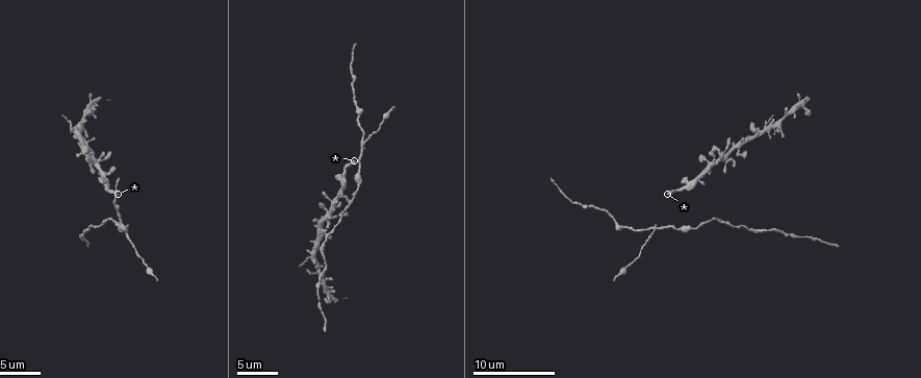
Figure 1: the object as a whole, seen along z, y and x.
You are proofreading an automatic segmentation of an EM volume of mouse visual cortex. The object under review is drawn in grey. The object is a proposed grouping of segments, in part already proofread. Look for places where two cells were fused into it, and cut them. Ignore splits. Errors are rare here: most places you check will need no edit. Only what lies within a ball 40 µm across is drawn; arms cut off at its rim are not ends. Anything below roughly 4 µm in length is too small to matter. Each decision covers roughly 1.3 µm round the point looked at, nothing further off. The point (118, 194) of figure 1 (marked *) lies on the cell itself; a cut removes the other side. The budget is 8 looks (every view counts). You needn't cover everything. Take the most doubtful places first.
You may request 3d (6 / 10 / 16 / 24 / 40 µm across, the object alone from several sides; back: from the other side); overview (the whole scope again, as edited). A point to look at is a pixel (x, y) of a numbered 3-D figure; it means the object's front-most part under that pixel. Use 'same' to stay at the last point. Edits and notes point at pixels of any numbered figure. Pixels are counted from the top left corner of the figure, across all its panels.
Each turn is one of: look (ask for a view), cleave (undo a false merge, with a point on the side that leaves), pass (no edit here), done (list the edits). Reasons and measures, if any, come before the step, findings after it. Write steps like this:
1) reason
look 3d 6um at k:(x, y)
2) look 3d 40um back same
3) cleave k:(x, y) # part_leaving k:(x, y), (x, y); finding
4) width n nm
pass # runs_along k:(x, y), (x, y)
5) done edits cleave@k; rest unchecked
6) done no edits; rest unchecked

side arm on a straight run
look 3d 6um at 1:(654, 230)

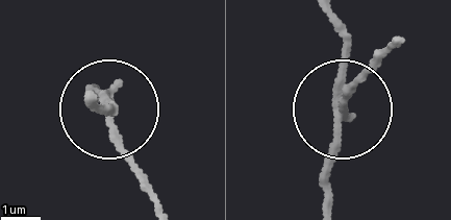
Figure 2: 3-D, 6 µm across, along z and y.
width 190 nm
cleave 2:(121, 145) # part_leaving 2:(108, 96), (113, 143), (155, 202); two cells meet here

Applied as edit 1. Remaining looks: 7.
calibre changes
look 3d 6um at 1:(359, 190)

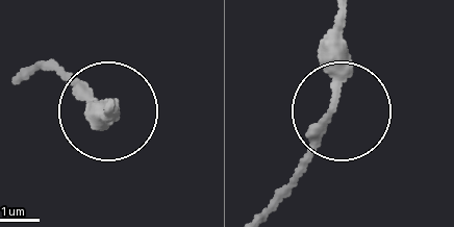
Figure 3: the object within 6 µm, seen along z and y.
width 200 nm
pass # continuous, no second cell

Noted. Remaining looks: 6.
side arm on a straight run
look 3d 10um at 1:(785, 116)

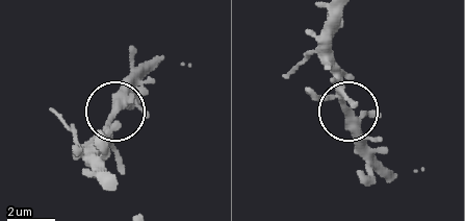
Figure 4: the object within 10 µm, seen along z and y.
pass # runs_along 4:(339, 14), (332, 31), (332, 74), (352, 133), (371, 155); one cell here

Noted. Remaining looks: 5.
thick turns thin
look 3d 10um at 1:(592, 206)

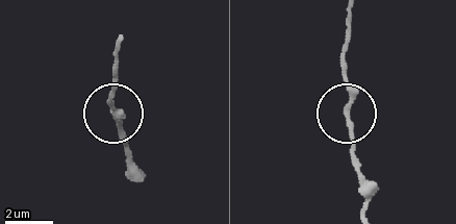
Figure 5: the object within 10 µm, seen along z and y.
from behind
look 3d 10um back at 5:(347, 121)

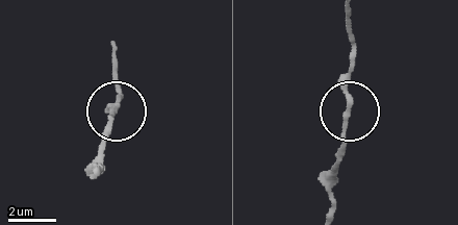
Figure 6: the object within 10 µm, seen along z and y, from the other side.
pass # all the same cell

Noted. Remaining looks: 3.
done edits cleave@2; rest unchecked

